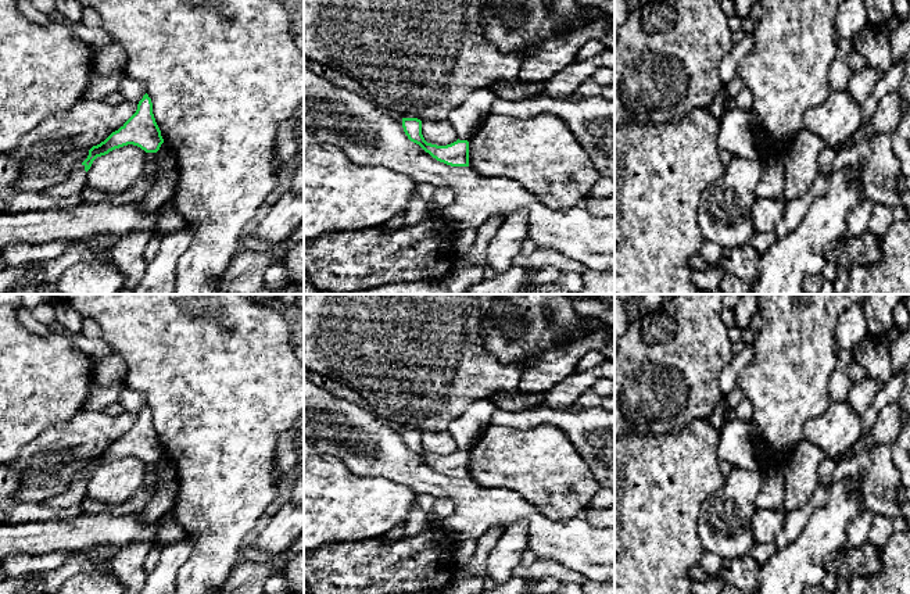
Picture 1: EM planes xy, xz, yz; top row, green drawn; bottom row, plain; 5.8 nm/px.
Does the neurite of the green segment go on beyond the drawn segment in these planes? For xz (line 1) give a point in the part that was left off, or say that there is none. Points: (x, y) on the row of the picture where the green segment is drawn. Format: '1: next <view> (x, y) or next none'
1: next none

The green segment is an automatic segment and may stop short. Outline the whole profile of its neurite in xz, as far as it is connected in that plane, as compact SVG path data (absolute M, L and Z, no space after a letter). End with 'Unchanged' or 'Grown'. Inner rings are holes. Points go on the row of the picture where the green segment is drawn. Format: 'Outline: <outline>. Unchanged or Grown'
Outline: M402 118L402 128L408 139L419 144L426 153L440 162L451 167L469 167L469 142L456 140L447 146L427 143L422 135L422 121L418 118Z. Unchanged

